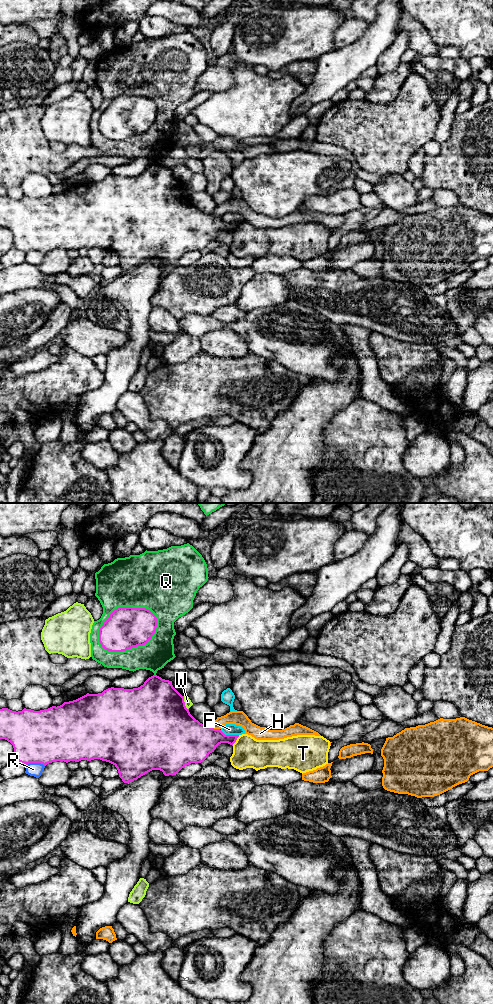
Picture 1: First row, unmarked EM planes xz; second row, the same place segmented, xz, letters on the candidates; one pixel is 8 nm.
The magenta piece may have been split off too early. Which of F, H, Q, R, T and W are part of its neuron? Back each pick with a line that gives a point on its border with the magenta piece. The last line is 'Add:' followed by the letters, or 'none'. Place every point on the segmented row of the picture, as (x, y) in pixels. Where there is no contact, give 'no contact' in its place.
Add: none

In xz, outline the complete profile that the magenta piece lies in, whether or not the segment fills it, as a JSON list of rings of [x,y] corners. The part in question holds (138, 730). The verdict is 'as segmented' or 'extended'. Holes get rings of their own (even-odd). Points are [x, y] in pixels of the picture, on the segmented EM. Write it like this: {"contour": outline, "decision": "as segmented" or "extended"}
{"contour": [[[157,675],[149,677],[138,688],[108,688],[102,693],[89,694],[60,706],[34,711],[0,709],[0,739],[13,745],[15,760],[27,765],[41,763],[46,766],[56,761],[79,762],[100,759],[113,764],[124,783],[137,780],[152,770],[160,770],[165,776],[175,775],[186,765],[203,762],[221,743],[233,746],[239,735],[225,735],[220,729],[206,726],[196,720],[186,708],[184,696],[172,685],[172,681]]], "decision": "as segmented"}

